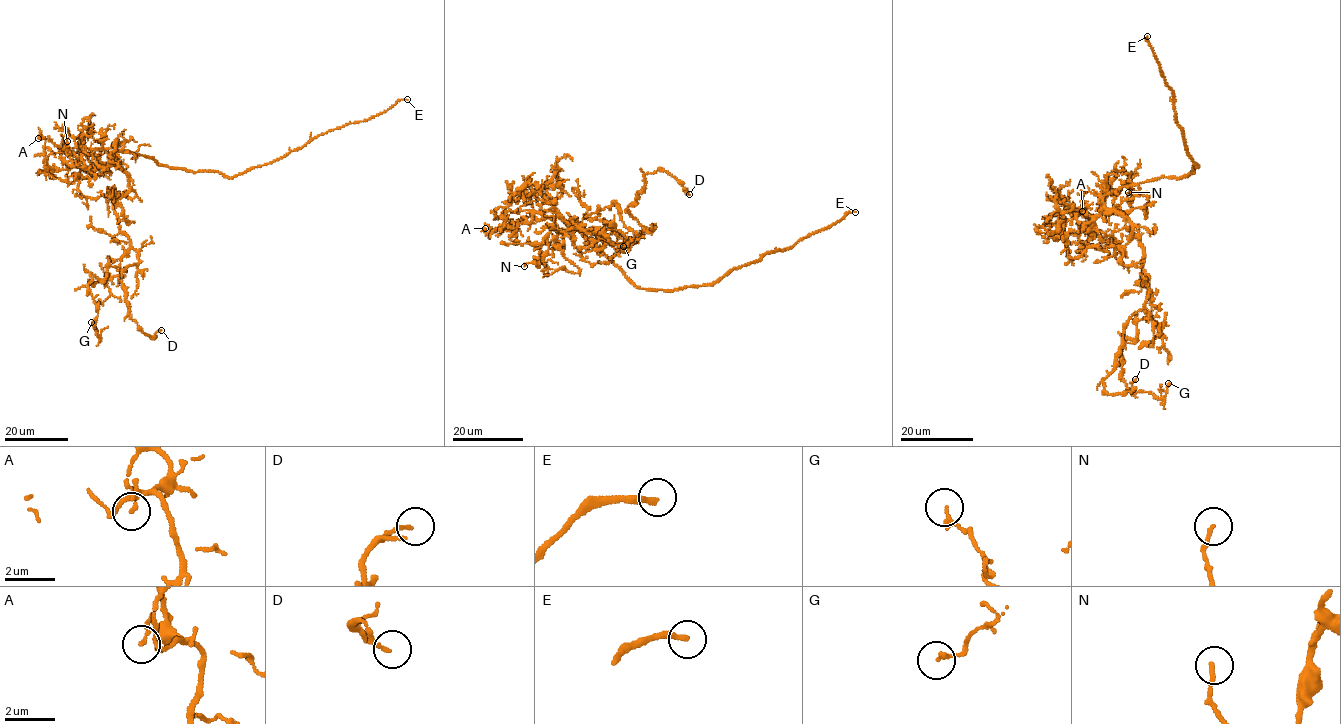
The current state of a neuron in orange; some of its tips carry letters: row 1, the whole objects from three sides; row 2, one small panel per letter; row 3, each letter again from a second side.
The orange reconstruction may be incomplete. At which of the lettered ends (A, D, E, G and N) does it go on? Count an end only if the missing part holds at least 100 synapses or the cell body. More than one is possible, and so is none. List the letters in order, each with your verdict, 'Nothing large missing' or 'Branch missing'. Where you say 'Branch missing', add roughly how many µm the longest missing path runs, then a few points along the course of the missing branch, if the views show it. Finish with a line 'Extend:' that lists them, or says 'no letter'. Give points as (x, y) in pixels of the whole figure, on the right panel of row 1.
A: Nothing large missing
D: Nothing large missing
E: Branch missing. Missing length about 25 µm. Course of what is missing: (1147, 36), (1171, 17), (1180, 23), (1178, 28)
G: Nothing large missing
N: Nothing large missing
Extend: E

